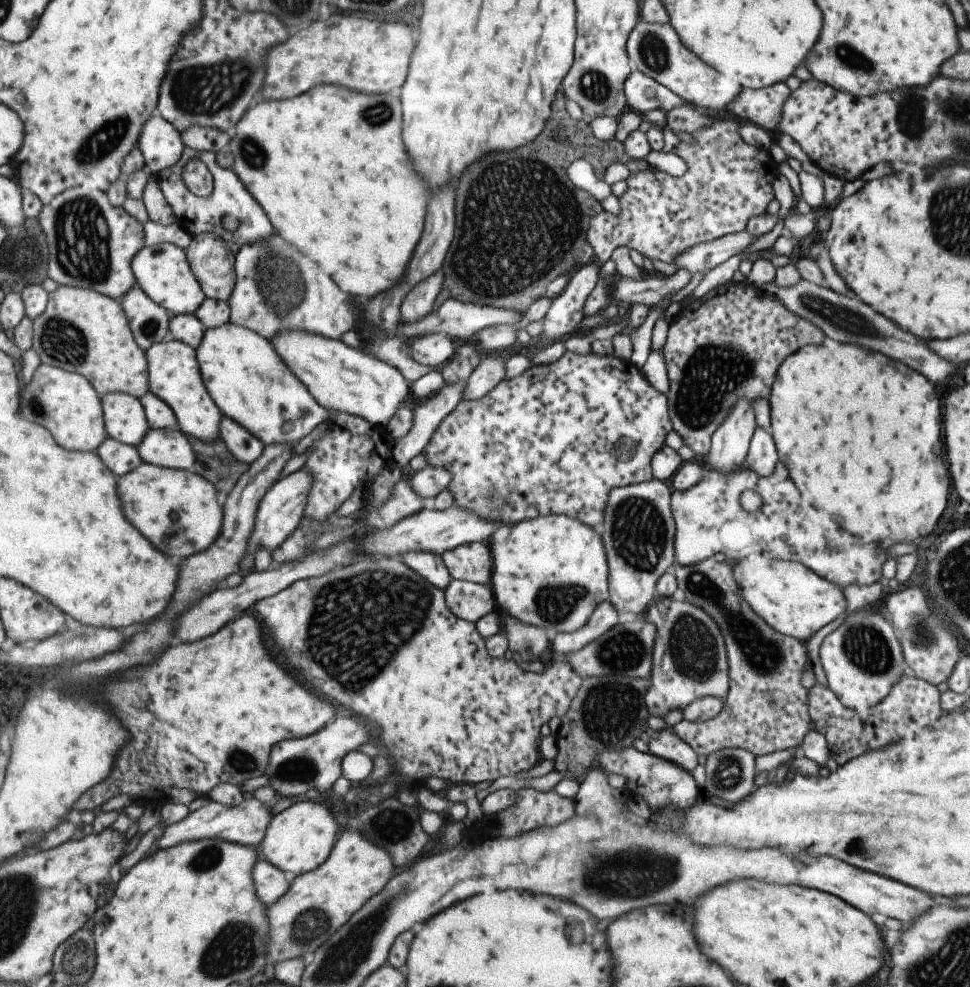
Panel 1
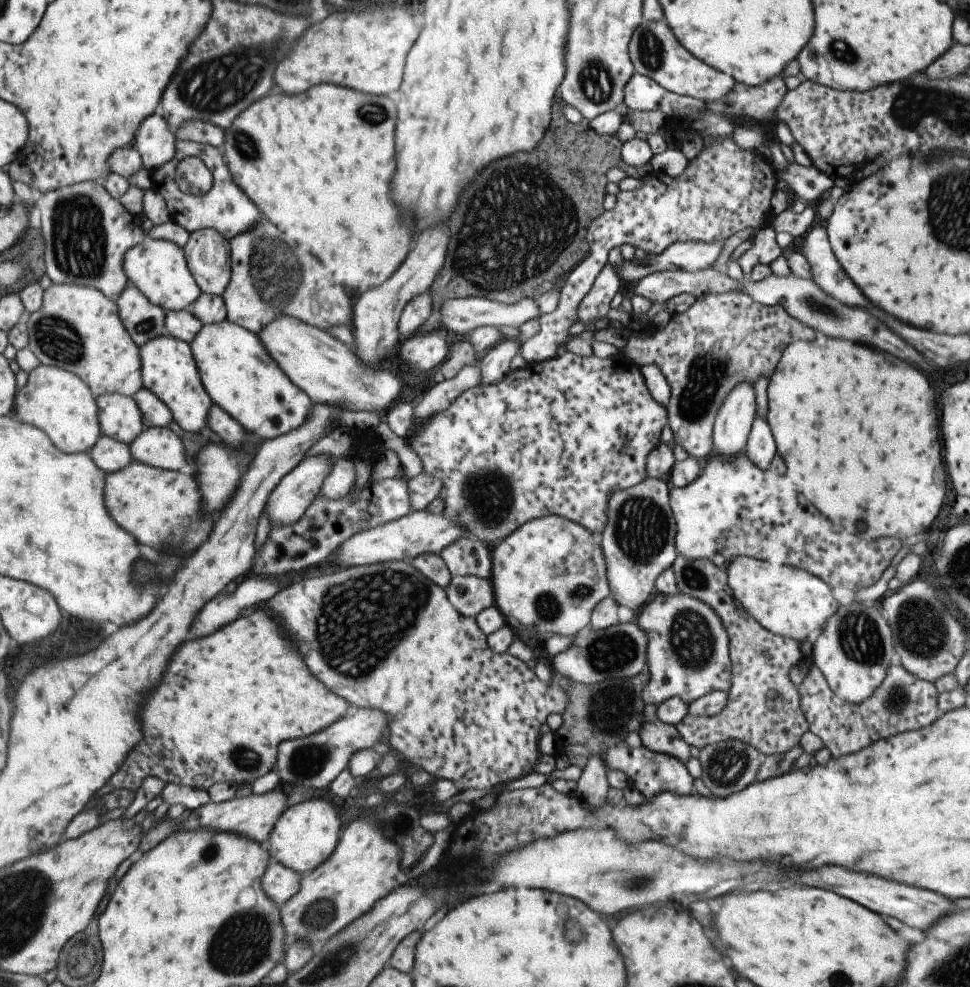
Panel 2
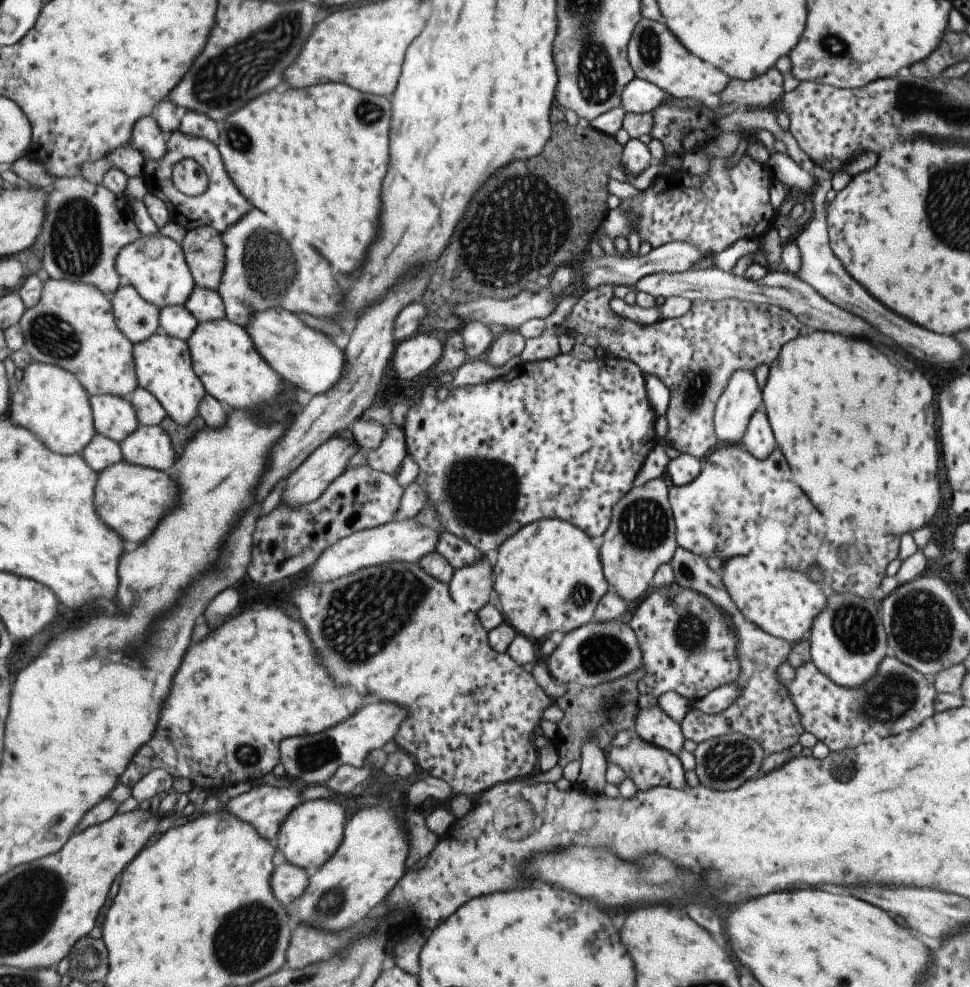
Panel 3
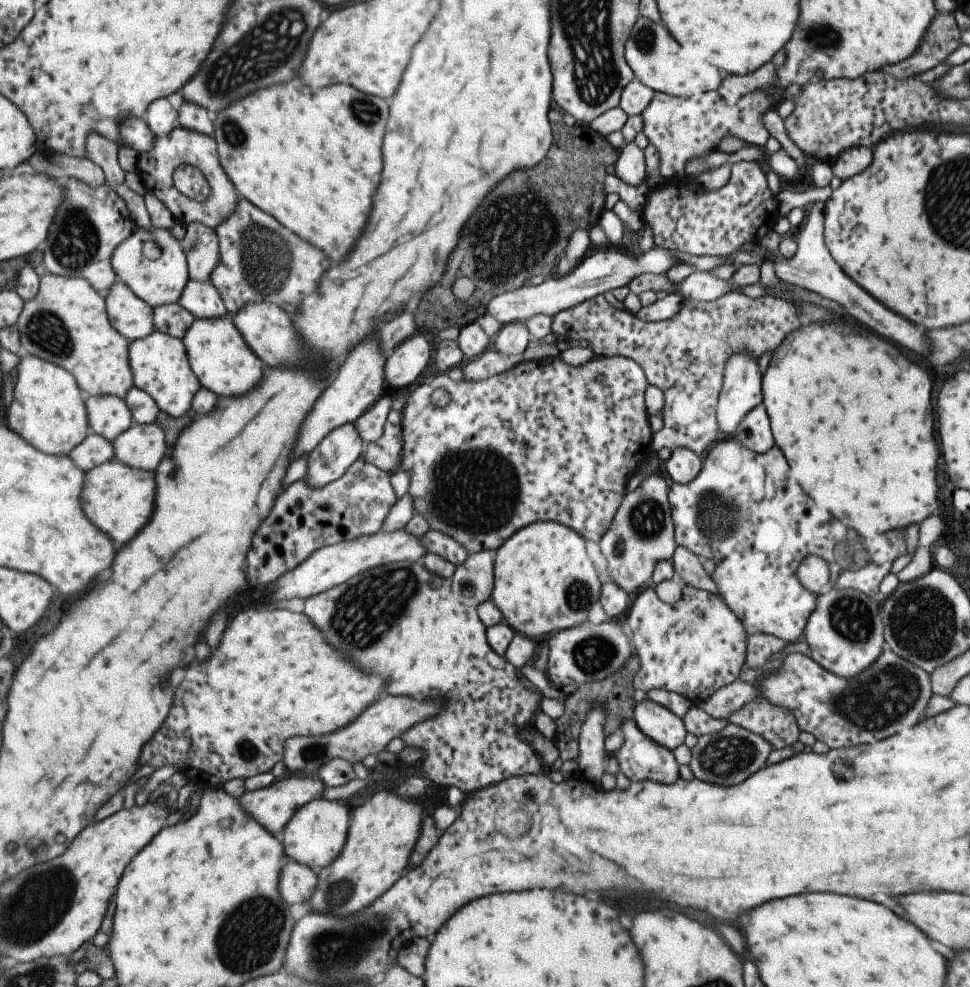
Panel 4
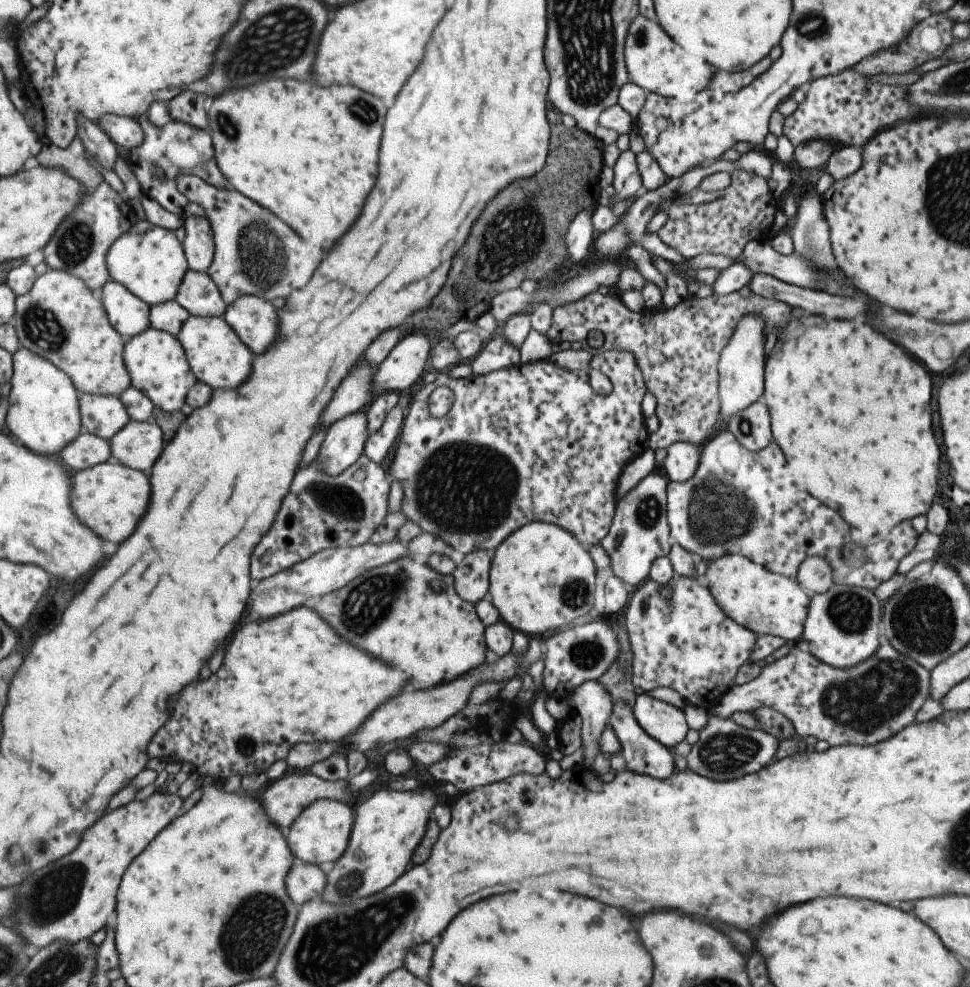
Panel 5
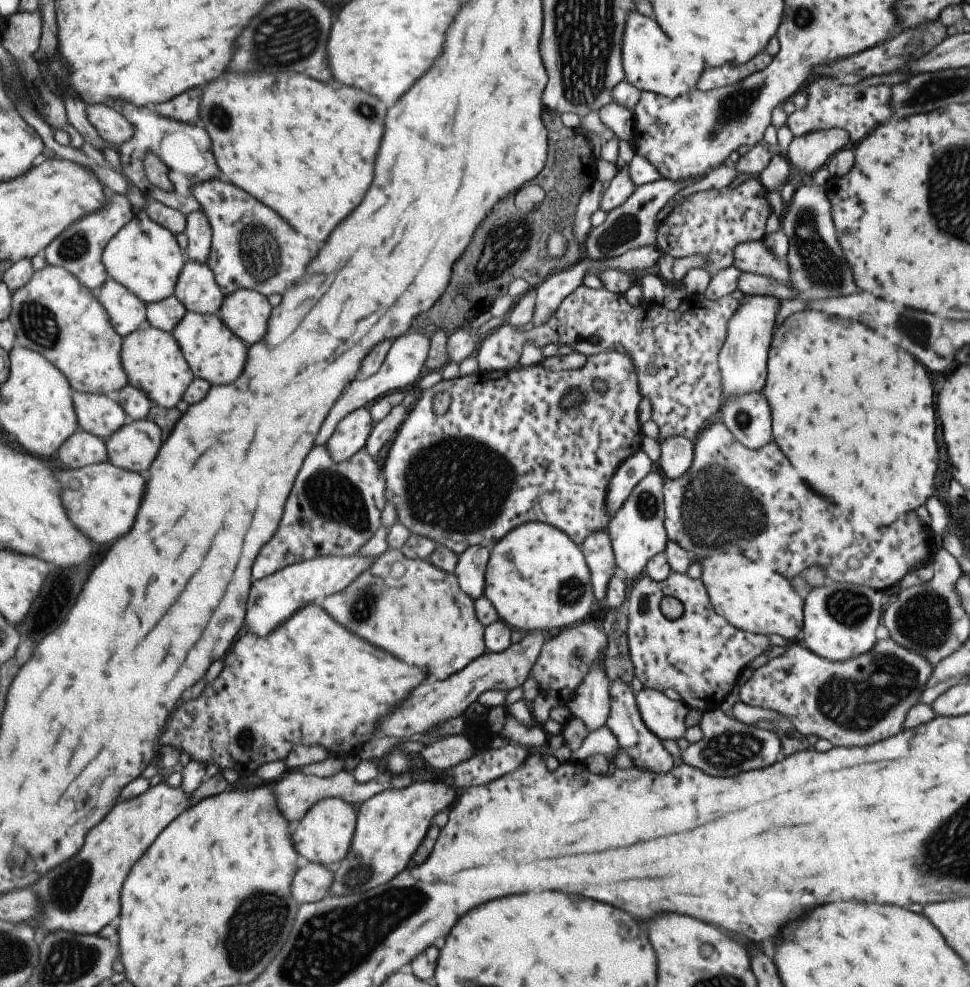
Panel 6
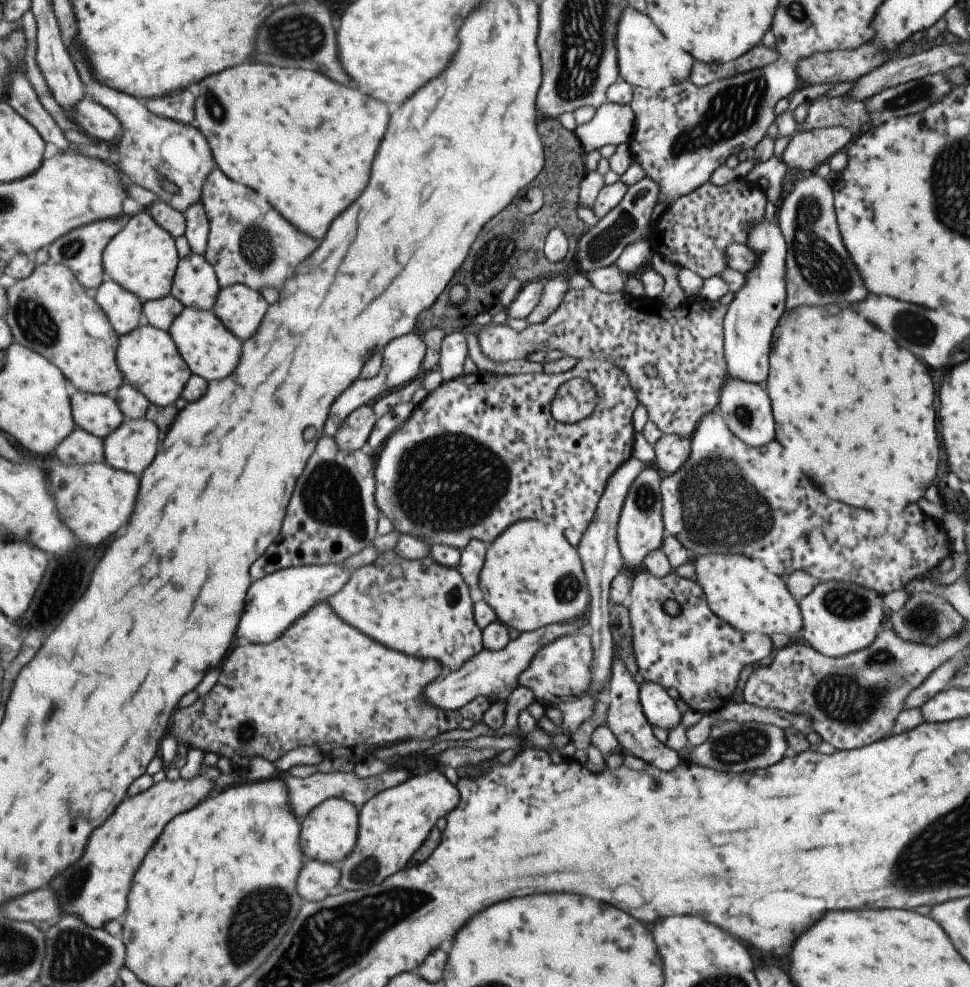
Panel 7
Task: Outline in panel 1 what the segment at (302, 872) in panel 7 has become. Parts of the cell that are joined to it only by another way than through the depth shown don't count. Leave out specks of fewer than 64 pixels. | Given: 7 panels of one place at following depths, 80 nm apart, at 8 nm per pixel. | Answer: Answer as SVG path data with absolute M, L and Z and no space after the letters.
M258 860L252 870L256 897L268 907L287 892L290 877L270 862Z

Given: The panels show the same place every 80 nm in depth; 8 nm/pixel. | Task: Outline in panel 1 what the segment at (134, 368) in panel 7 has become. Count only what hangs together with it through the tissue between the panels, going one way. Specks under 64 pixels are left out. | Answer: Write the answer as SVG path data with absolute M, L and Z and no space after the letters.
M168 337L148 346L145 355L148 390L173 411L176 428L197 440L217 438L217 424L221 414L204 389L195 351L184 342Z

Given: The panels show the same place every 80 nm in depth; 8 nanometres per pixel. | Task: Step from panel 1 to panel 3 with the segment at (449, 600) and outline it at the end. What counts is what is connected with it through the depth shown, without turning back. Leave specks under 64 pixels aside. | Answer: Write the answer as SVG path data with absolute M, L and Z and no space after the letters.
M486 557L453 571L448 593L459 610L476 613L485 603L493 601L492 565Z

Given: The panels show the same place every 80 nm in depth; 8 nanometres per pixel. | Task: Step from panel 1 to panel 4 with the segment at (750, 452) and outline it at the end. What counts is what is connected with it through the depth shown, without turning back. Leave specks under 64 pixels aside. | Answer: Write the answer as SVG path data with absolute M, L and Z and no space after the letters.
M762 403L740 418L733 437L753 453L764 453L774 445L769 419Z

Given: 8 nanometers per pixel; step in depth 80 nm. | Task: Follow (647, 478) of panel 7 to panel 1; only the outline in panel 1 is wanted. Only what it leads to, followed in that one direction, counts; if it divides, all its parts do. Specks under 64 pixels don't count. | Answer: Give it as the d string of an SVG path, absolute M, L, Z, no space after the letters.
M653 478L634 485L615 487L608 492L602 520L603 533L600 537L608 566L608 601L616 612L631 612L642 617L646 608L659 596L655 590L657 579L675 563L674 520L670 511L670 496L669 488L663 481Z

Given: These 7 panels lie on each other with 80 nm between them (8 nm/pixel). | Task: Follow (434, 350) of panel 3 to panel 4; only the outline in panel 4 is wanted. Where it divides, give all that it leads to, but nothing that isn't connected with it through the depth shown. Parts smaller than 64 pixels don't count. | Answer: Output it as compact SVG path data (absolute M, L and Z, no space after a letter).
M415 332L385 357L384 380L393 388L409 386L427 366L434 346Z

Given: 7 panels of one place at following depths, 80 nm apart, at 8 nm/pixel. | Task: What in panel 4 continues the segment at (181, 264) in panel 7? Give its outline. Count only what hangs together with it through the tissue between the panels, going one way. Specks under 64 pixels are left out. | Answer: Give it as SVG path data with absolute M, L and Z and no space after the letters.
M187 279L178 303L194 318L214 319L227 316L221 296L209 281Z

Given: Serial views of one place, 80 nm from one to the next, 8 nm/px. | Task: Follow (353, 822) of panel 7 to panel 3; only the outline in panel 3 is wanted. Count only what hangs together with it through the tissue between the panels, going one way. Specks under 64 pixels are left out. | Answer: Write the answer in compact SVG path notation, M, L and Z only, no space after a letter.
M327 799L306 800L299 803L285 817L277 831L274 846L287 863L302 868L311 876L336 850L344 831L345 814L339 804Z

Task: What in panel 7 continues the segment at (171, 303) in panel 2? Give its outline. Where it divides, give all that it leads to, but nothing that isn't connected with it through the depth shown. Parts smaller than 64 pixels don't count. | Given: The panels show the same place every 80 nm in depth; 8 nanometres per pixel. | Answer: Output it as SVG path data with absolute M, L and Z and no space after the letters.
M145 208L129 217L117 236L111 237L109 244L102 250L102 269L106 278L118 283L123 290L131 291L144 303L170 294L179 259L174 238L151 218Z

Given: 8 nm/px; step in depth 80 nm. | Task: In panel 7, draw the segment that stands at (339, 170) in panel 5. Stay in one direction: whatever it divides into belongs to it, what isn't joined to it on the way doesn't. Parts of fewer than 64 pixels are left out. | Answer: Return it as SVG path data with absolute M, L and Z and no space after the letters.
M251 62L251 64L239 64L239 66L233 66L233 68L227 68L223 72L217 72L217 74L211 74L209 78L203 78L203 82L197 84L197 98L195 98L195 104L193 104L193 116L195 116L195 122L197 122L197 129L205 137L205 140L209 142L209 148L214 160L214 165L221 170L223 174L227 174L227 178L233 178L233 180L241 180L245 186L249 184L251 190L255 190L257 194L265 194L265 200L275 208L279 210L279 214L291 222L297 230L301 230L303 234L309 234L311 238L321 238L327 230L327 224L345 208L349 206L357 196L359 192L363 190L363 186L367 184L367 178L369 178L369 166L371 166L371 160L375 156L375 150L381 142L381 136L387 128L387 106L383 102L377 102L369 96L363 96L361 92L357 92L355 88L347 88L347 86L341 86L333 80L329 80L327 76L319 74L319 72L313 72L313 70L299 70L299 68L281 68L281 66L269 66L269 64L259 64L259 62Z

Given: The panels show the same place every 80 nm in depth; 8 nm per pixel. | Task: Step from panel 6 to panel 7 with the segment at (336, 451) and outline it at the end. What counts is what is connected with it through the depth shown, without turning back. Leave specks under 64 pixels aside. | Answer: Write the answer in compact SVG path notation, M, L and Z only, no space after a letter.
M359 406L343 419L334 434L336 445L344 451L360 449L366 443L376 419L371 406Z

